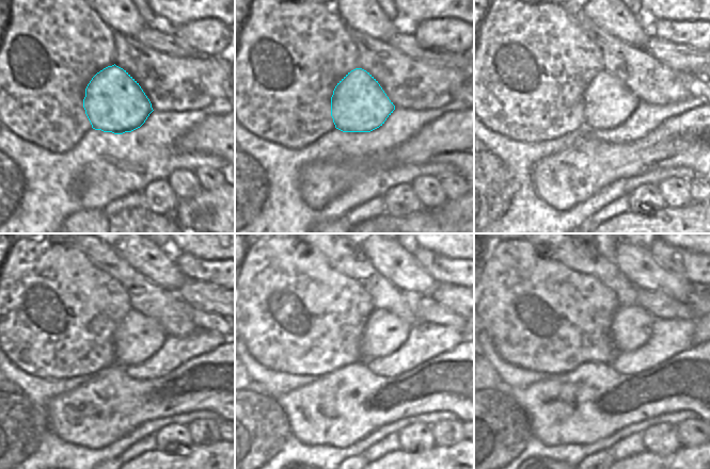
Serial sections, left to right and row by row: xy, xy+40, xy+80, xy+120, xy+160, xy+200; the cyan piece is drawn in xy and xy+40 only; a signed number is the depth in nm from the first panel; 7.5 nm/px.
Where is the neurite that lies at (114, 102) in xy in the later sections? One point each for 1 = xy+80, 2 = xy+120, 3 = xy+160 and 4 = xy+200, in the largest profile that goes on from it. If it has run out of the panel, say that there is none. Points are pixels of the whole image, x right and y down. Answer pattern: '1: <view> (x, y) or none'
1: xy+80 (606, 102)
2: xy+120 (138, 338)
3: xy+160 (384, 333)
4: xy+200 (631, 328)

